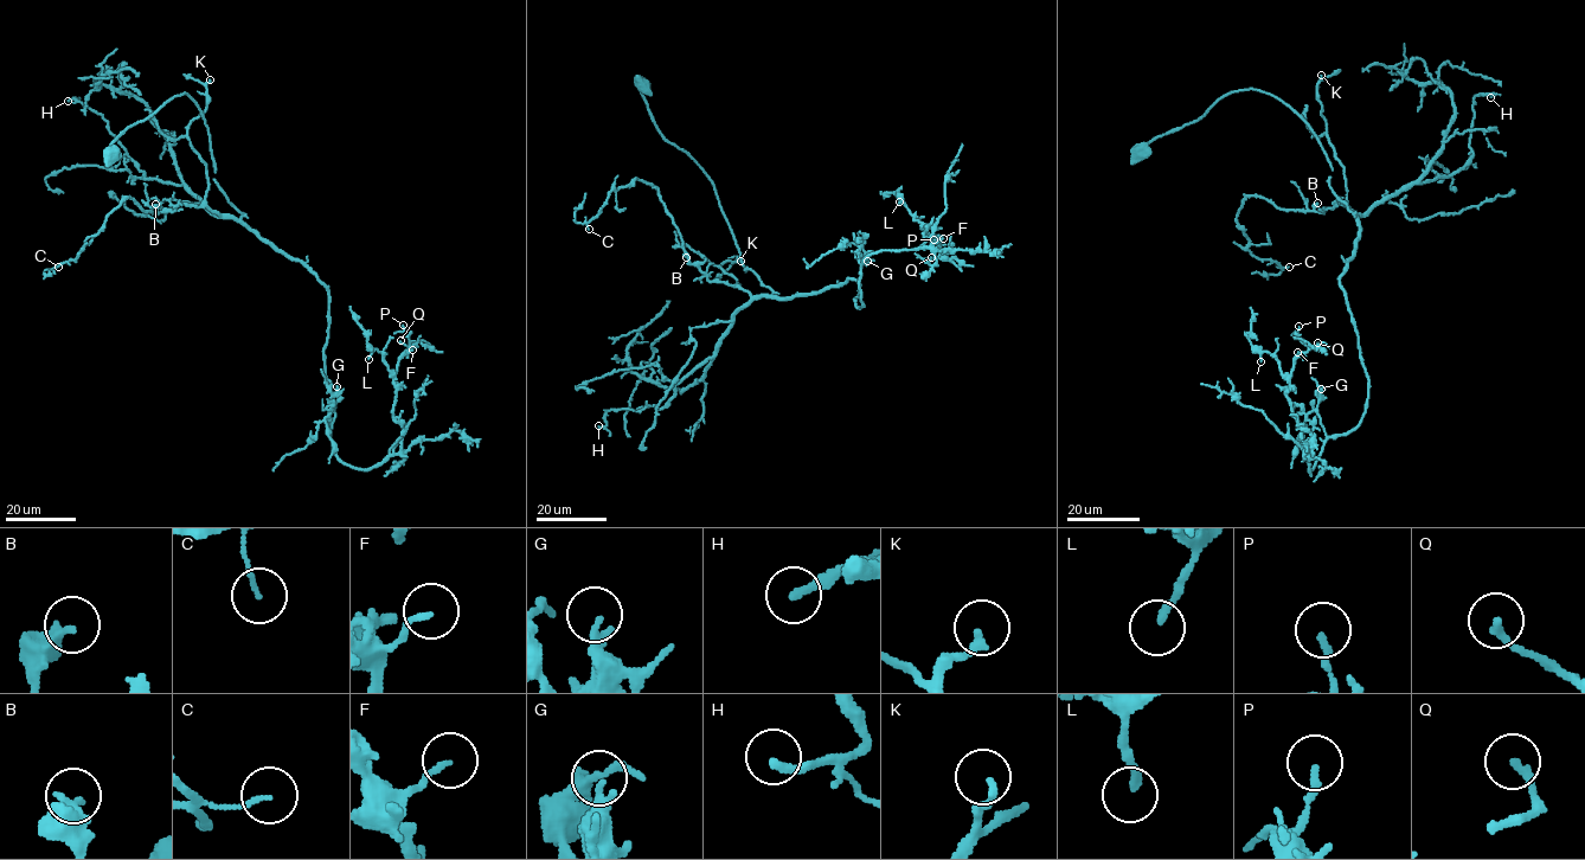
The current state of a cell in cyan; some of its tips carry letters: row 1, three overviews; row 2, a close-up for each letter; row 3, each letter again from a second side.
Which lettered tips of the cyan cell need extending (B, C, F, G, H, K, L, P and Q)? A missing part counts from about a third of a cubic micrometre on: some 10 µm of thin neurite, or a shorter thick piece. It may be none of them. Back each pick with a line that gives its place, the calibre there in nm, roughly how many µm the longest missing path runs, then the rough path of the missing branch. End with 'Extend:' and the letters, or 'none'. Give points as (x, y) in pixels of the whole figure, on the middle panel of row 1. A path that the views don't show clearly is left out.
H: (598, 425) | 240 nm | 25 µm | (598, 425), (590, 425), (585, 432), (576, 434), (564, 414), (575, 411)
Extend: H

